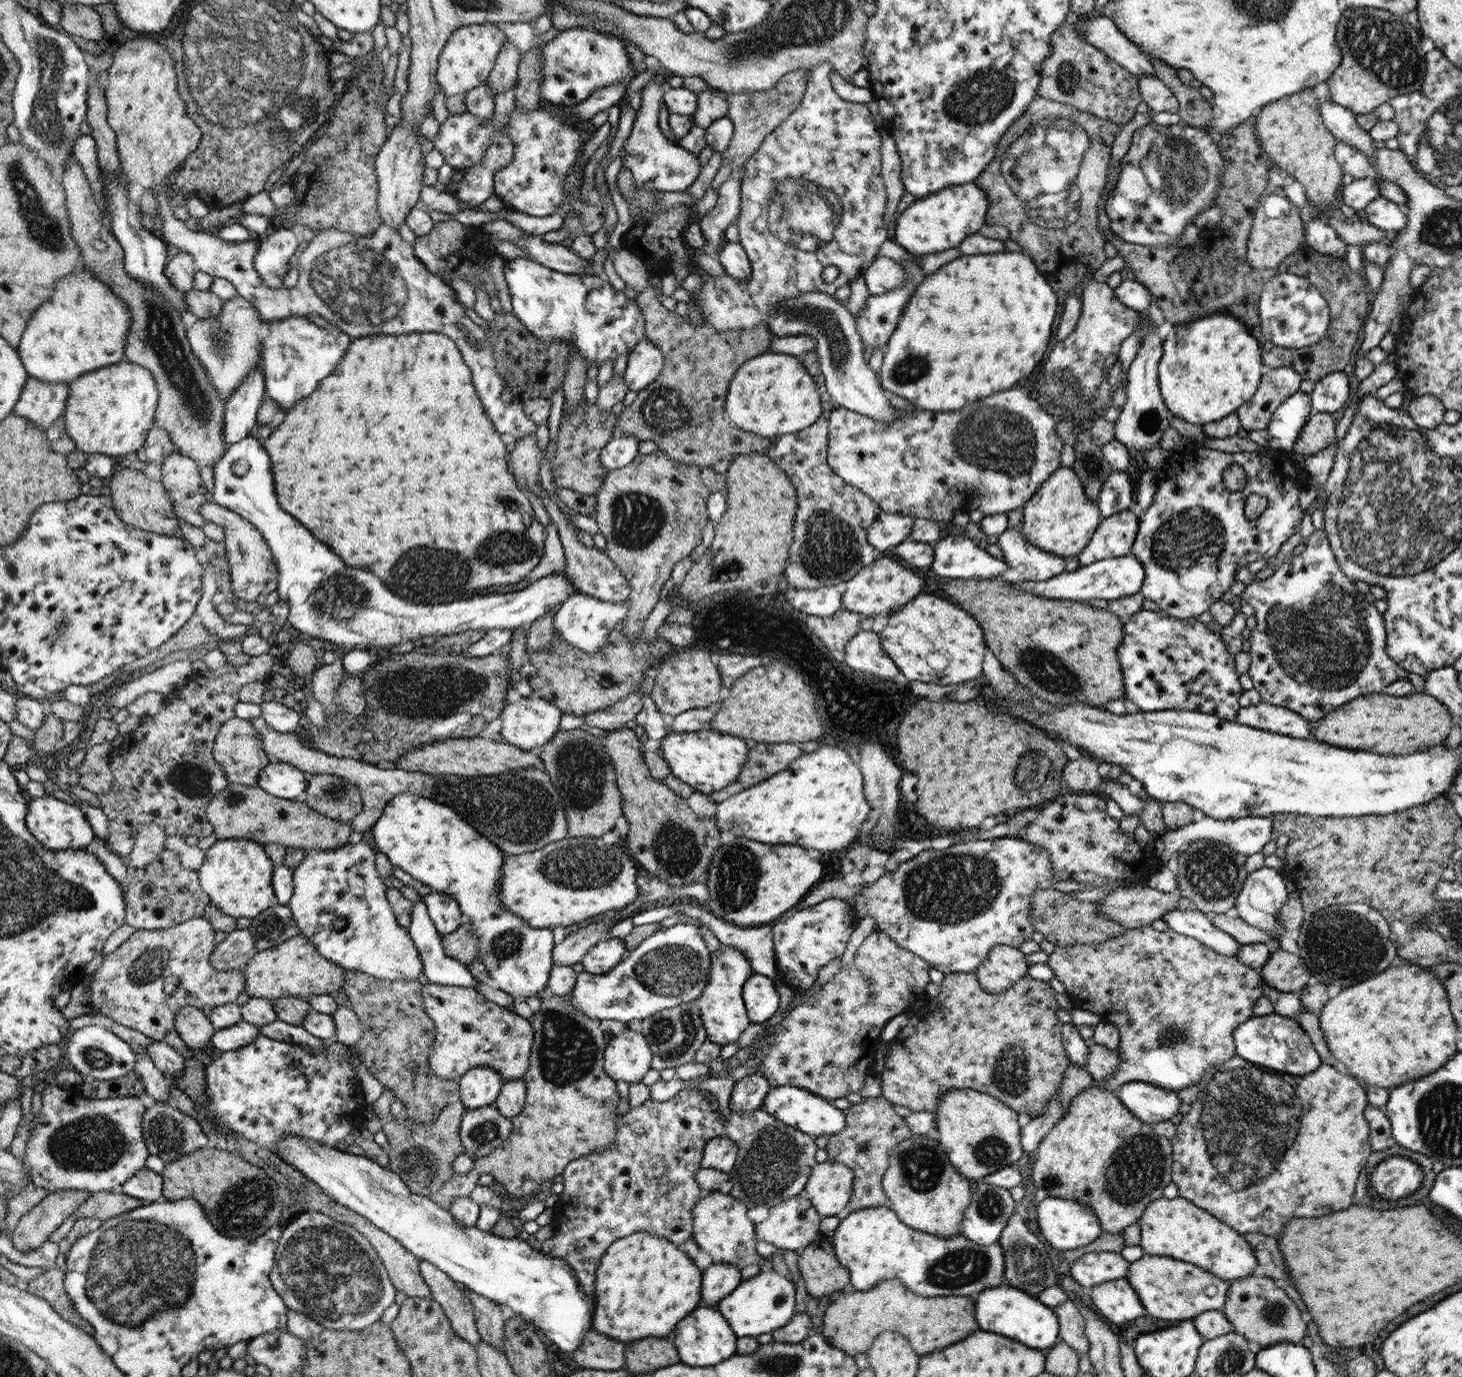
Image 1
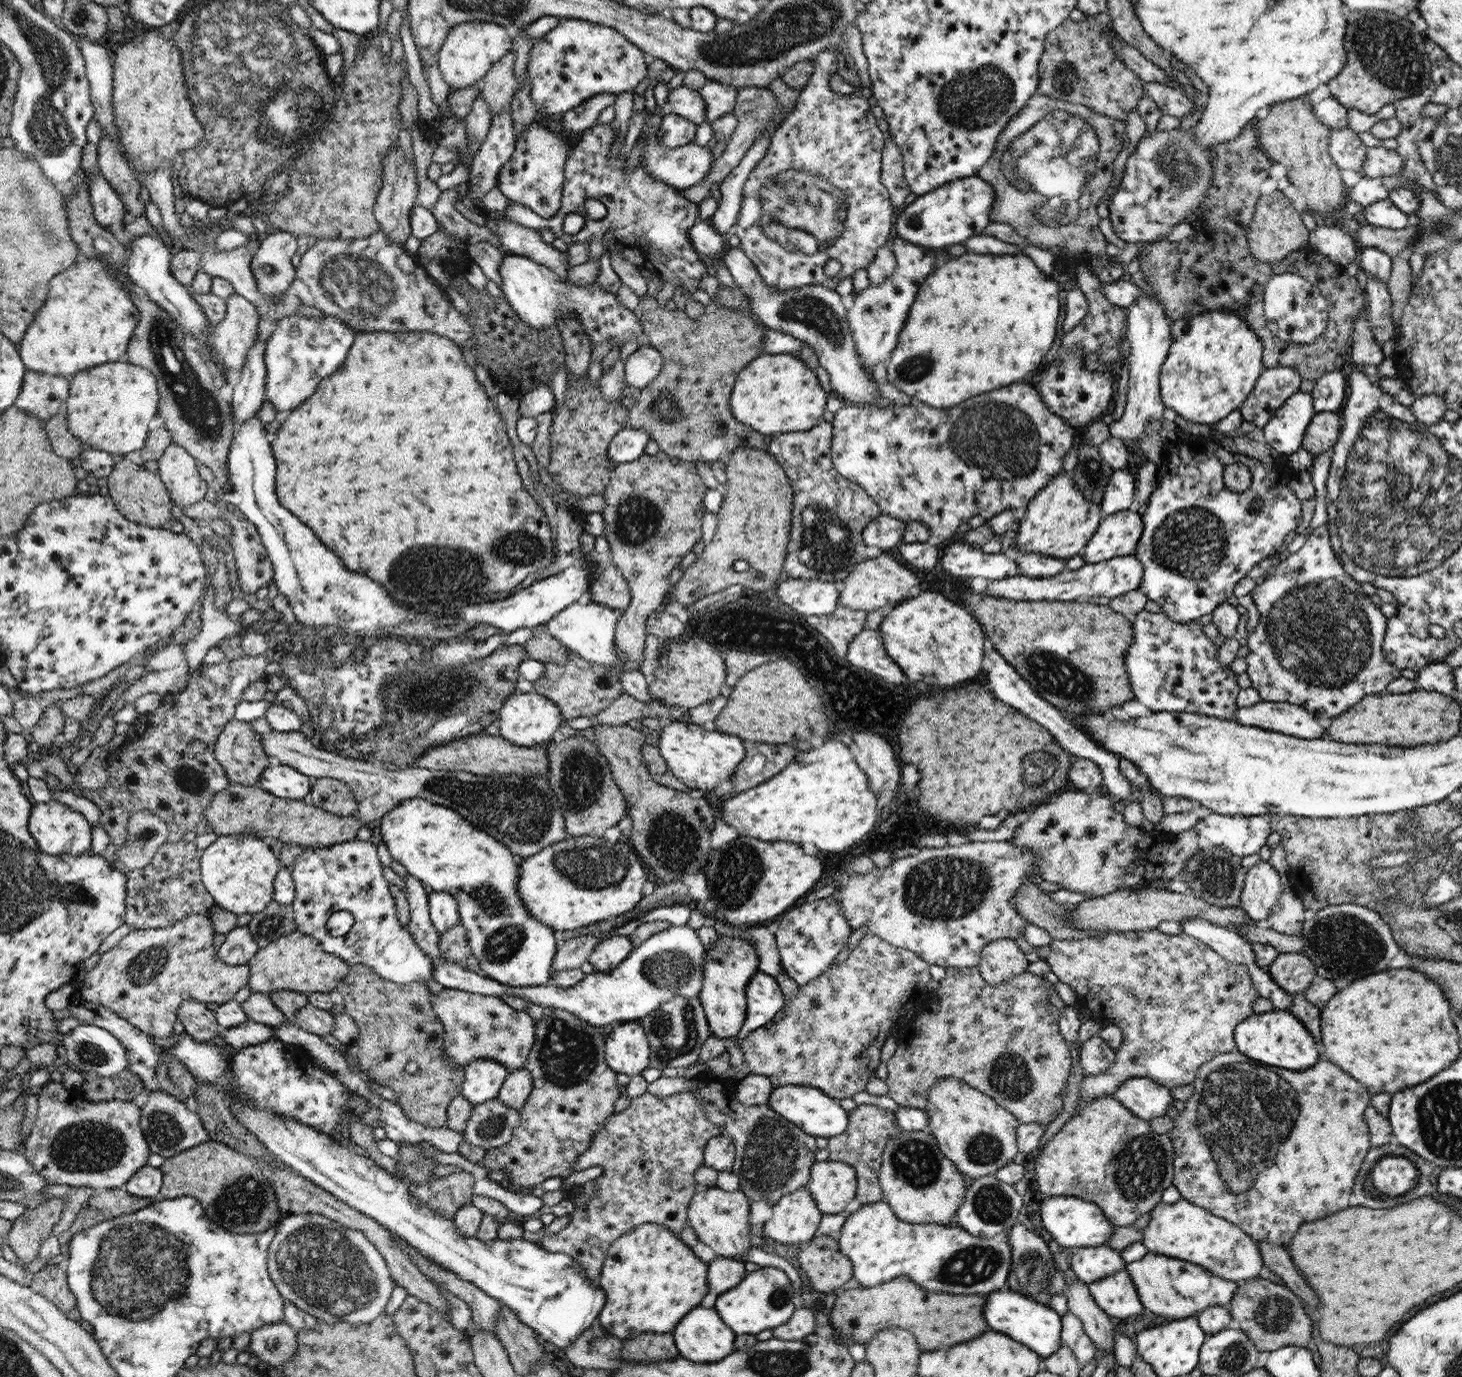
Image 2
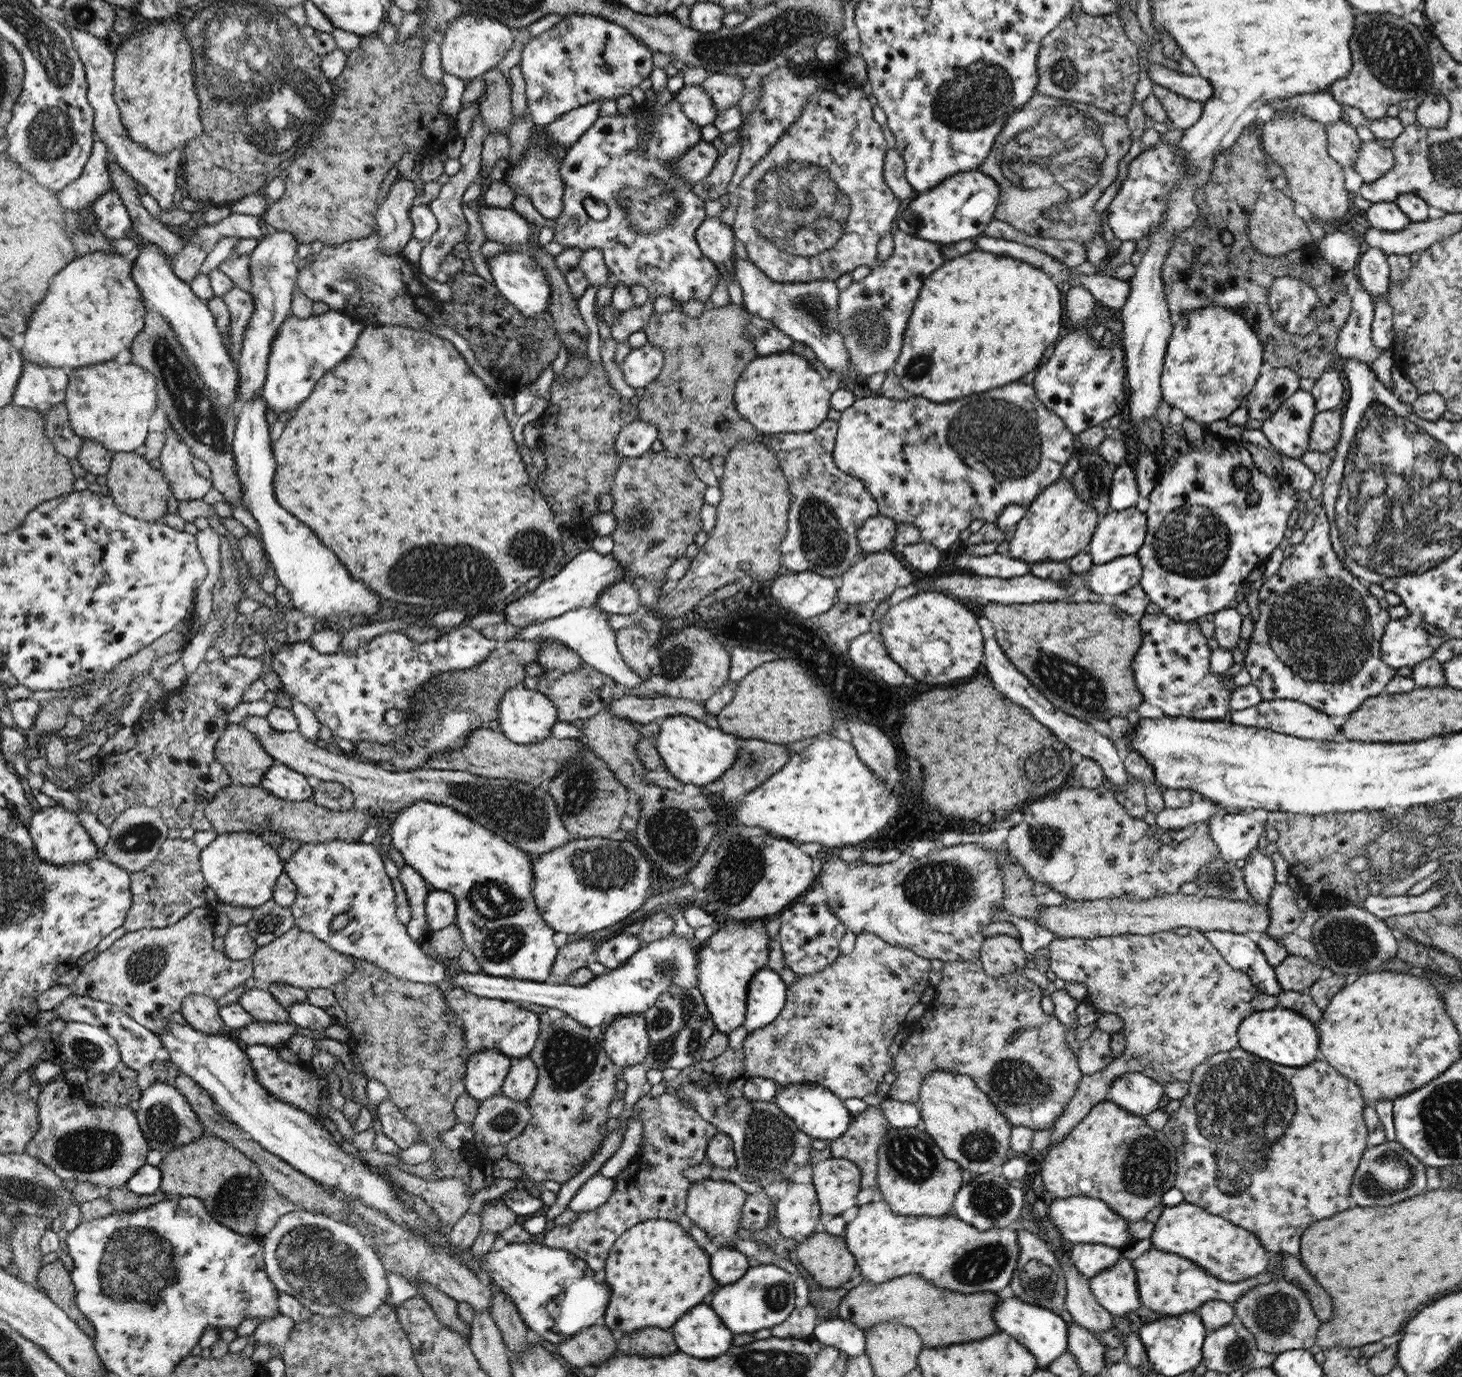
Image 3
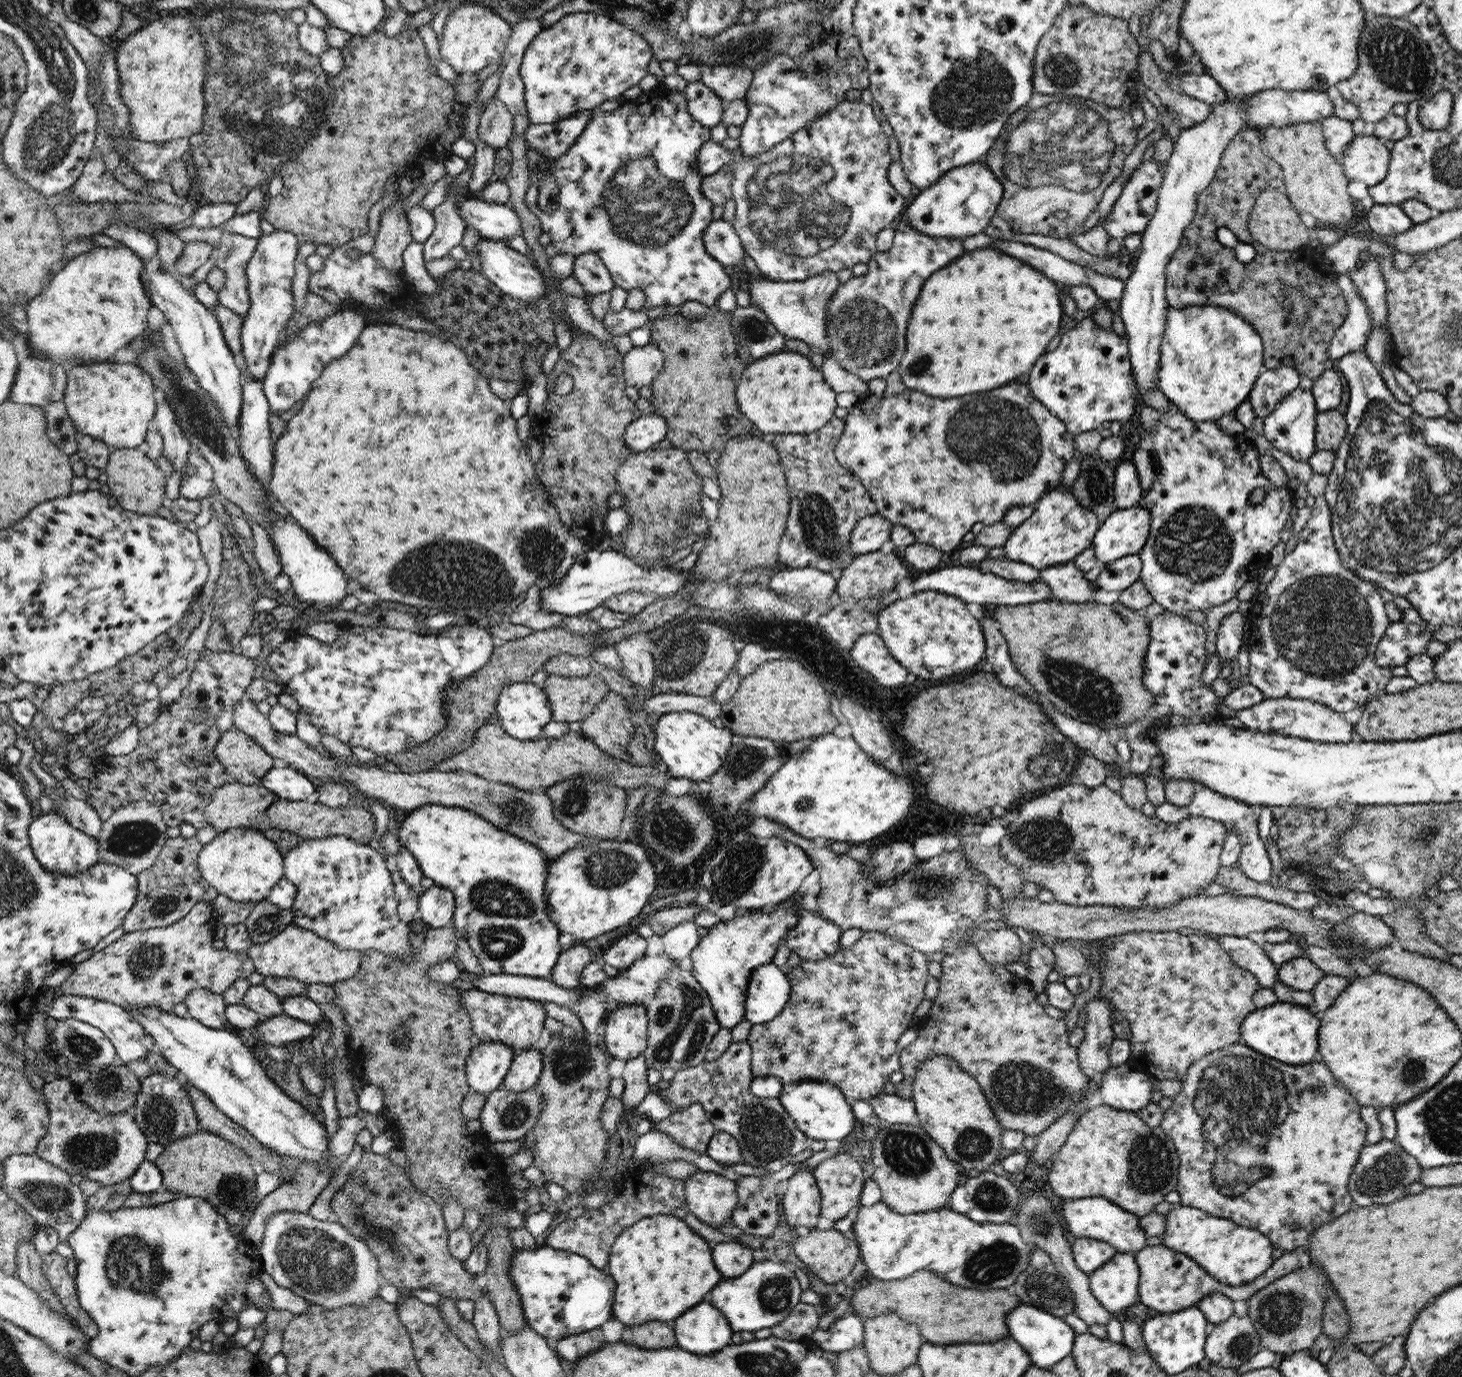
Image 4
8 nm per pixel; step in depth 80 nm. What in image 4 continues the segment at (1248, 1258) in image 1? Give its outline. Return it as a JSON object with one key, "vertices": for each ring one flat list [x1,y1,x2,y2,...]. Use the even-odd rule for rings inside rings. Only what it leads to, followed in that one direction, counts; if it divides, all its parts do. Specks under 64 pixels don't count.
{"vertices":[[1182,1204,1176,1205,1176,1208,1172,1207,1165,1219,1162,1245,1188,1256,1209,1276,1222,1284,1239,1287,1254,1282,1274,1265,1272,1243,1254,1228]]}

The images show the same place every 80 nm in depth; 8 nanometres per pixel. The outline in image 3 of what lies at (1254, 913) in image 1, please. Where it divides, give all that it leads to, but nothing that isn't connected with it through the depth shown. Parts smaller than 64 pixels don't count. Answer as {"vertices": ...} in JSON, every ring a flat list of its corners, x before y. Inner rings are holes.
{"vertices":[[1253,848,1242,867,1248,893,1252,895,1253,902,1266,905,1271,897,1272,889,1276,884,1276,872,1272,859,1264,852]]}

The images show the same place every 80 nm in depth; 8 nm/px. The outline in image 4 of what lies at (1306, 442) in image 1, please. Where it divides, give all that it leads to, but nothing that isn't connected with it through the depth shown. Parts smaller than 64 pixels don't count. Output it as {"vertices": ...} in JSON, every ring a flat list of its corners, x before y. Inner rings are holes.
{"vertices":[[1338,410,1319,413,1316,418,1315,445,1318,451,1335,451,1347,431,1346,418]]}

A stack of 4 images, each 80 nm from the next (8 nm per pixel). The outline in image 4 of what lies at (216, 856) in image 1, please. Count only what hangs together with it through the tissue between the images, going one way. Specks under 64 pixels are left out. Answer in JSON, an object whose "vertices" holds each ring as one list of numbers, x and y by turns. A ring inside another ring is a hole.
{"vertices":[[231,829,220,832,199,852,197,865,204,880,213,886,219,895,238,903,260,903,267,900,282,878,282,855,277,846,266,840,258,830]]}

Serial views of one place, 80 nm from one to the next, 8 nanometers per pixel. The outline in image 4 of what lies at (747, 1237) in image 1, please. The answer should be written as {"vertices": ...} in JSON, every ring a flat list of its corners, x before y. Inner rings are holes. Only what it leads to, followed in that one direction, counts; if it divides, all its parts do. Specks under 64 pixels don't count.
{"vertices":[[699,1170,684,1182,688,1210,696,1218,711,1227,731,1220,739,1199,735,1181,715,1172]]}

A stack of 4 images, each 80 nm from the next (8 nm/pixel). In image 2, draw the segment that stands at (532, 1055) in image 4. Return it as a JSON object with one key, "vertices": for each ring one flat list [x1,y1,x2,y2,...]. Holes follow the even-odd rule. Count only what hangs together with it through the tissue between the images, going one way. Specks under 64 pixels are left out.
{"vertices":[[525,1067,508,1073,500,1087,498,1099,508,1108,519,1110,530,1098,532,1087,531,1072]]}

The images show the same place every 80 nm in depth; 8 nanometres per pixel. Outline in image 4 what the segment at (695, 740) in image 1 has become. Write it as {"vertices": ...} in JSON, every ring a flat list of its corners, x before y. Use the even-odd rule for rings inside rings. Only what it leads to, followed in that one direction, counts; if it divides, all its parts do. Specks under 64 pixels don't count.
{"vertices":[[694,712,662,714,654,727,654,750,668,766,670,775,685,776,692,781,708,781,724,768,728,751,733,746,732,732,726,727,717,728,707,717]]}

